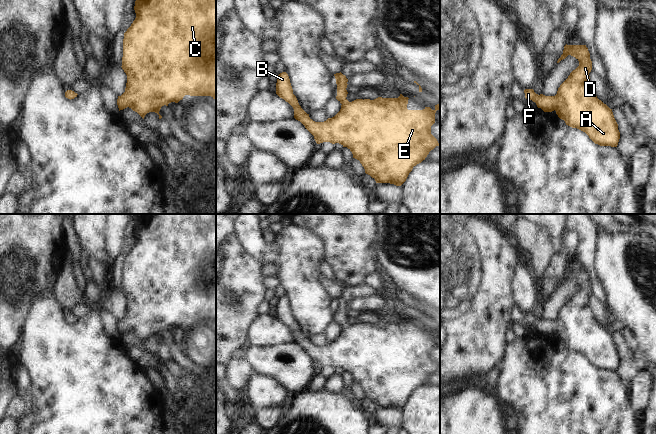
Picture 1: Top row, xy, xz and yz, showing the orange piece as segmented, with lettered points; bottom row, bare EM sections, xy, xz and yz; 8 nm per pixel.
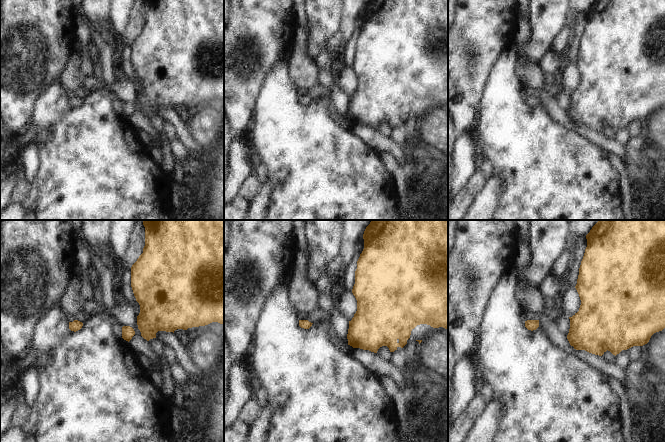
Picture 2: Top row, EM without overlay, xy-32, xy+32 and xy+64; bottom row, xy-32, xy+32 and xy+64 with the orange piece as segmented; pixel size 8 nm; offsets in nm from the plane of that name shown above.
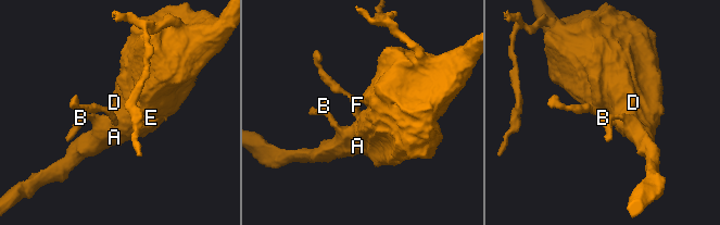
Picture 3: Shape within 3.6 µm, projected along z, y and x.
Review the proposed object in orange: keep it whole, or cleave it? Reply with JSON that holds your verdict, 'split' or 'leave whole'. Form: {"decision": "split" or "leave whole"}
{"decision": "leave whole"}

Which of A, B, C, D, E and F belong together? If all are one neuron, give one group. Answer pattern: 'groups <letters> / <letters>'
groups A B C D E F

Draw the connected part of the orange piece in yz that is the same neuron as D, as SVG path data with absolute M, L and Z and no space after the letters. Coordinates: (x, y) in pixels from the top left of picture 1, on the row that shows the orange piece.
M565 45L557 63L568 55L579 61L579 66L560 85L555 96L536 94L525 89L525 98L536 103L544 112L556 111L566 125L585 132L600 146L617 147L620 132L612 109L599 100L590 82L592 61L586 45Z

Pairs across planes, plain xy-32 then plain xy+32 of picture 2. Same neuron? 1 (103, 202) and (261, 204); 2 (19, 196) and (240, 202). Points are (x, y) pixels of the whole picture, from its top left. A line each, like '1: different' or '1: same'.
1: different
2: different

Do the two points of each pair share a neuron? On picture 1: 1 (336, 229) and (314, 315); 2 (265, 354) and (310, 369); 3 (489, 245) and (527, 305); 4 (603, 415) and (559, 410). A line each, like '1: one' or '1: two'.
1: two
2: one
3: two
4: one

